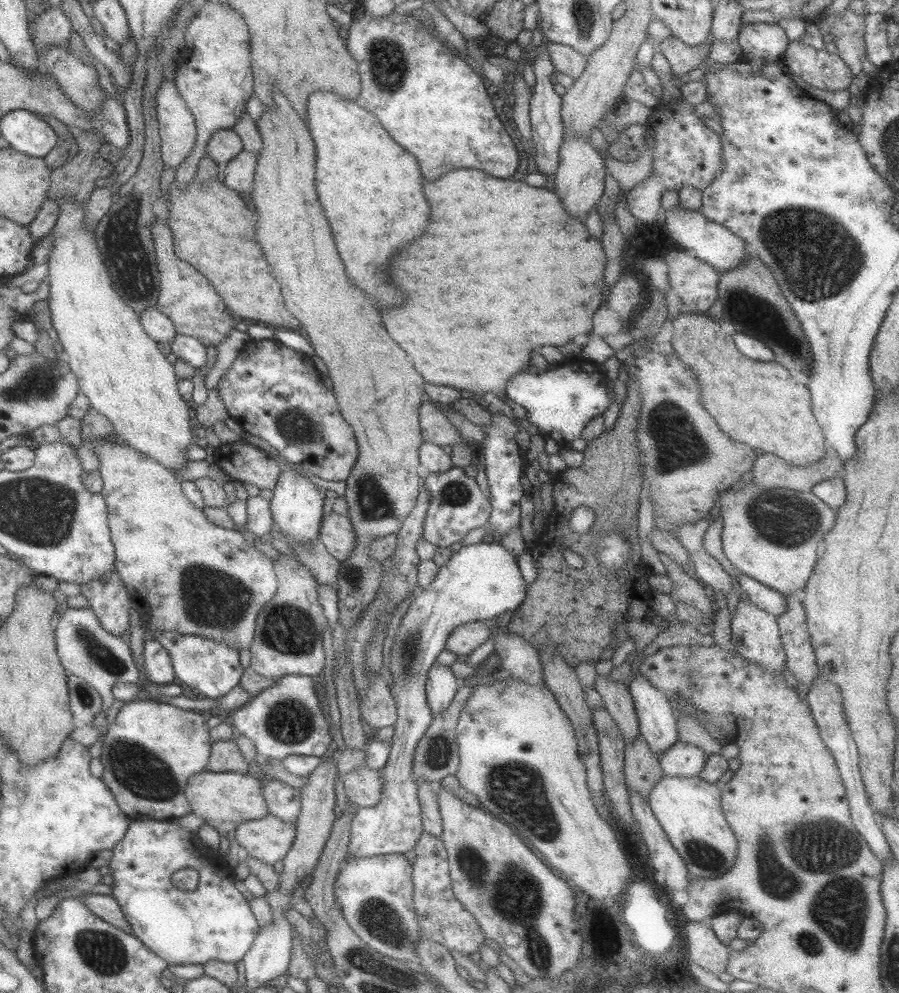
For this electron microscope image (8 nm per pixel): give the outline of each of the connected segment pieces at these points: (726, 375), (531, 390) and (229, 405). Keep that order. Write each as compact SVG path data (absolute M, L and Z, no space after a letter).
M684 309L674 318L671 343L681 362L686 363L696 375L700 387L700 400L704 408L712 414L722 432L734 440L751 446L754 450L764 450L775 454L794 466L805 467L825 457L828 447L823 430L818 425L811 407L811 392L809 388L796 381L790 371L775 359L768 362L752 360L744 356L735 345L733 335L726 332L719 321L703 314Z
M562 366L550 369L548 372L528 374L520 372L508 380L504 392L514 402L523 406L528 414L527 420L538 426L541 434L548 439L556 440L563 446L569 447L573 440L579 438L584 427L592 418L602 416L610 404L608 387L610 381L600 374L588 374L582 370L574 370L574 380L566 376L566 368Z
M276 338L251 339L242 347L242 350L238 353L232 366L221 376L217 385L217 391L219 392L222 402L224 402L226 410L229 412L229 416L242 426L244 433L248 432L254 436L258 436L258 438L262 438L262 440L266 440L270 446L274 446L274 448L278 450L280 455L286 458L287 463L292 462L294 464L300 464L300 466L302 466L301 468L307 470L308 474L318 476L318 478L322 478L322 480L345 481L349 477L350 471L355 465L359 455L359 446L355 439L353 429L343 418L336 395L324 385L324 381L321 379L321 374L318 369L316 369L314 361L309 355L288 348L285 344L276 340Z

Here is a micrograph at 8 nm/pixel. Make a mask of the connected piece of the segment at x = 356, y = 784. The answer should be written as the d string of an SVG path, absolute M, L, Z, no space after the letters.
M360 766L343 775L347 798L359 807L372 807L380 802L381 783L379 772Z

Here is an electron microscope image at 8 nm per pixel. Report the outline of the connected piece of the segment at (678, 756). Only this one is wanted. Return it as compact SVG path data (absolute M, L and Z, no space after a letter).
M682 741L675 742L659 758L664 776L696 776L702 772L708 754L701 748Z

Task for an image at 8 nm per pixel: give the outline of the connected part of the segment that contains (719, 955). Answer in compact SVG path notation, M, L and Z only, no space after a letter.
M701 921L686 922L684 926L688 954L694 963L715 975L726 970L731 947L726 946L712 930Z

